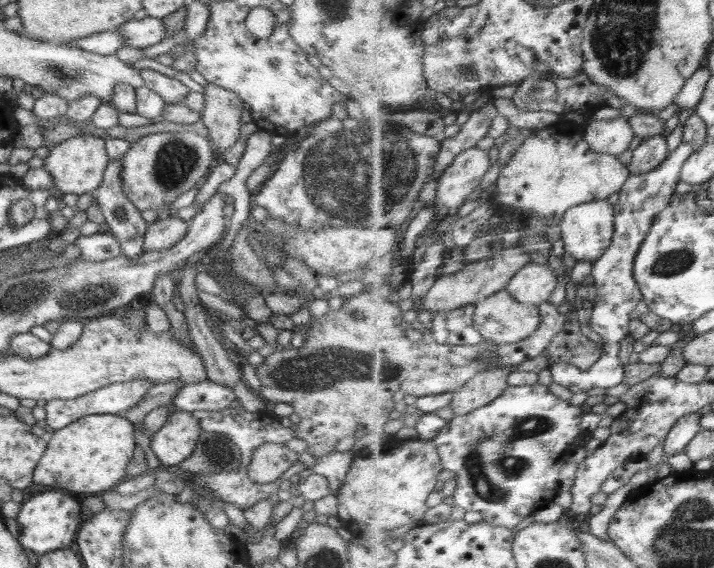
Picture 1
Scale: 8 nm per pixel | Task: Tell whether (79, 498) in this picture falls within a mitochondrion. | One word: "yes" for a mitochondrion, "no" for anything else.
no

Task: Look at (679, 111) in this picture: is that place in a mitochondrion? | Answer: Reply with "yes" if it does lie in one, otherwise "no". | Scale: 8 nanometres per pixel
no

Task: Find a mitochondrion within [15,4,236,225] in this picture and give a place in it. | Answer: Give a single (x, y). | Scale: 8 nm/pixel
(178, 160)

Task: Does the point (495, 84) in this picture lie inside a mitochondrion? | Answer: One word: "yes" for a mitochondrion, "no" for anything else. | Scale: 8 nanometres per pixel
no

